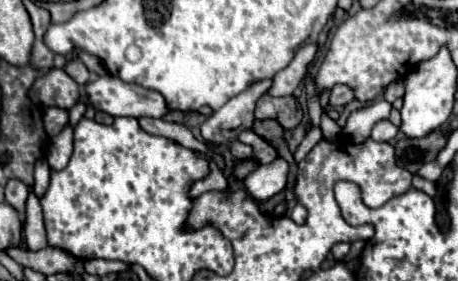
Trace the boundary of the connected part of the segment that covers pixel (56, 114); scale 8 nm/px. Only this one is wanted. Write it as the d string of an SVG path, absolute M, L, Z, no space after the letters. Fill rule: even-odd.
M49 107L43 115L43 123L45 123L47 135L57 137L63 131L63 127L69 123L69 111L61 107Z

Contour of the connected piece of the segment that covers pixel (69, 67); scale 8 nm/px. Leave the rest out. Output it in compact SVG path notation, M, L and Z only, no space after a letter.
M77 59L69 61L69 63L65 65L65 71L67 71L79 85L85 85L85 83L89 81L89 71L87 71L87 67L85 67L81 61L77 61Z

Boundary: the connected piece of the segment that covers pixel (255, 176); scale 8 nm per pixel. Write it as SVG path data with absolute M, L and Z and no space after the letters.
M277 157L269 165L259 165L245 179L245 187L257 201L265 201L277 195L287 185L287 177L289 177L289 163L283 157Z

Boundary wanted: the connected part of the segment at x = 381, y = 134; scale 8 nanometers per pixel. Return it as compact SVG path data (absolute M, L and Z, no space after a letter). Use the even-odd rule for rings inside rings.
M385 119L385 121L379 121L375 127L373 127L373 133L371 133L371 139L373 141L391 141L393 137L397 135L397 129Z

